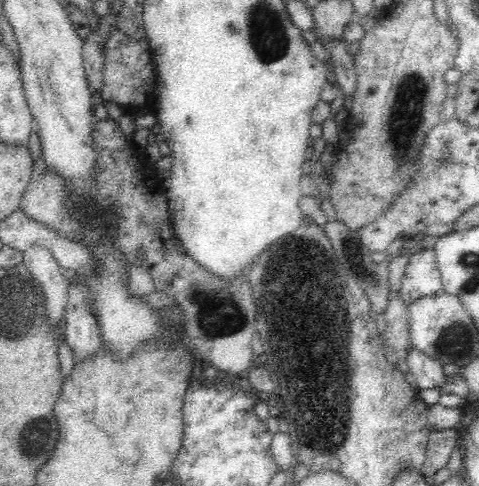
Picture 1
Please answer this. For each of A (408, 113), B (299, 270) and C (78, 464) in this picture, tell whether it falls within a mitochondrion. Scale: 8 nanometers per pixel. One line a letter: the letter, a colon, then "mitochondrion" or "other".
A: mitochondrion
B: mitochondrion
C: other

